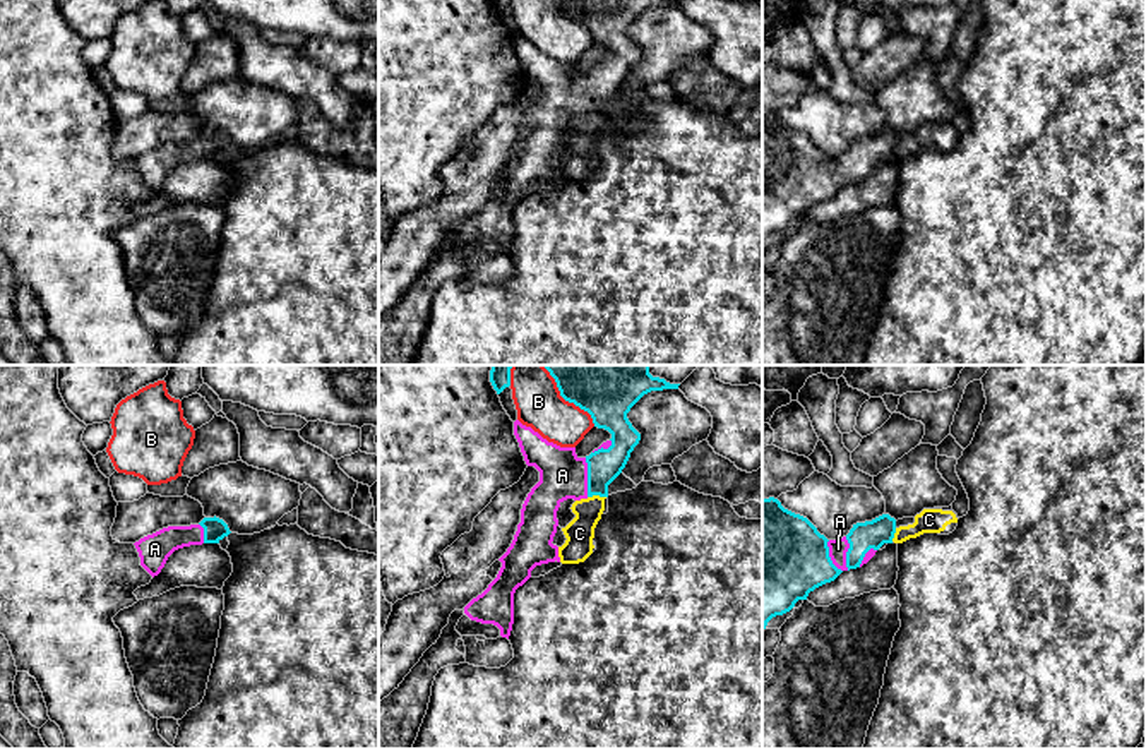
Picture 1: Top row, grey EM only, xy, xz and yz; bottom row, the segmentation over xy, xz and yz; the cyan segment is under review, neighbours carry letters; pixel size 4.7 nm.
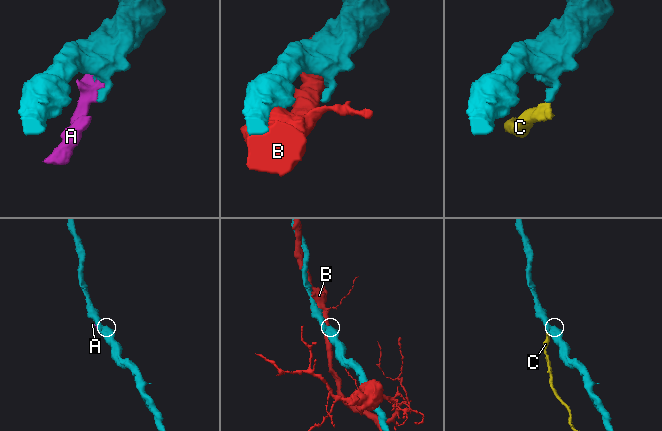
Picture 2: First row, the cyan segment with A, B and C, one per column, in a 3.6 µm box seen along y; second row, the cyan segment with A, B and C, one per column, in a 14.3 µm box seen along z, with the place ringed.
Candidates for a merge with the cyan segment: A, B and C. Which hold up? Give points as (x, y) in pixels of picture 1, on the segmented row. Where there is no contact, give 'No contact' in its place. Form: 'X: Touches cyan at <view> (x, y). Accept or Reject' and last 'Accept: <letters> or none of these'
A: Touches cyan at xz (588, 477). Accept
B: Touches cyan at xz (566, 400). Reject
C: Touches cyan at xz (596, 494). Reject
Accept: A

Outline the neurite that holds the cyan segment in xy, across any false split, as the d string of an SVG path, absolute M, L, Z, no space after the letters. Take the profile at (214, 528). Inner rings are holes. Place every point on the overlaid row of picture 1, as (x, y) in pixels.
M204 518L199 524L168 526L135 542L140 566L154 578L164 567L168 557L183 547L219 543L231 531L219 518Z

